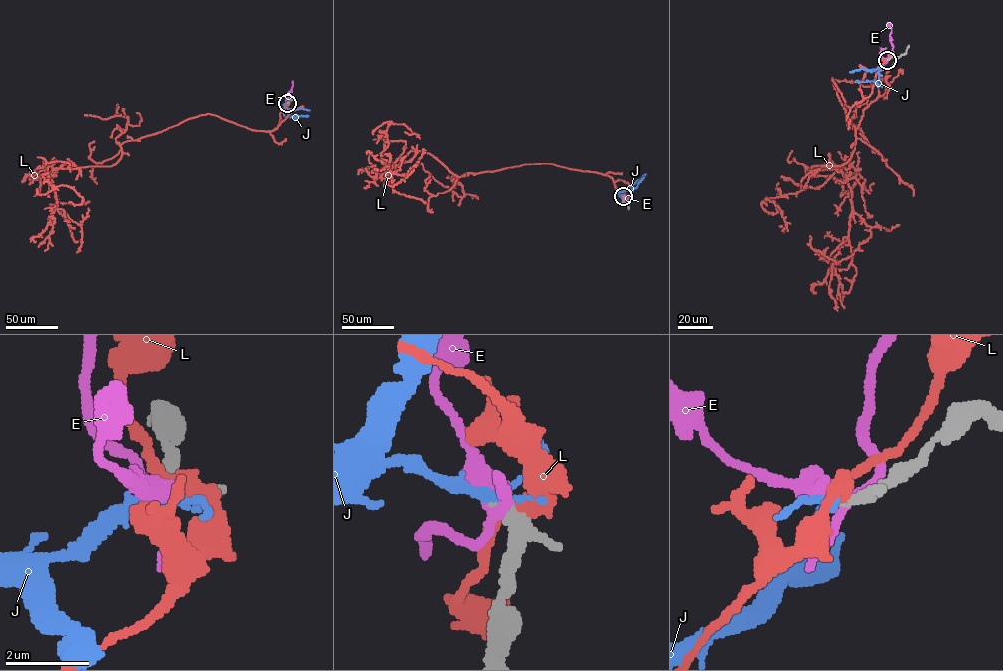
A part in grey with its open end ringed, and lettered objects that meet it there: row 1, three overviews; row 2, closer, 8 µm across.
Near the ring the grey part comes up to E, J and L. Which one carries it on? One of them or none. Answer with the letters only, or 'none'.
J

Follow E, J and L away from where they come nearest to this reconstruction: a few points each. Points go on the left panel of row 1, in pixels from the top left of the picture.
E: (287, 103), (285, 99), (292, 81)
J: (288, 103), (283, 111), (285, 116), (308, 116)
L: (288, 103), (272, 131), (206, 114), (122, 143), (111, 166), (49, 166), (50, 184), (83, 198), (69, 202)

